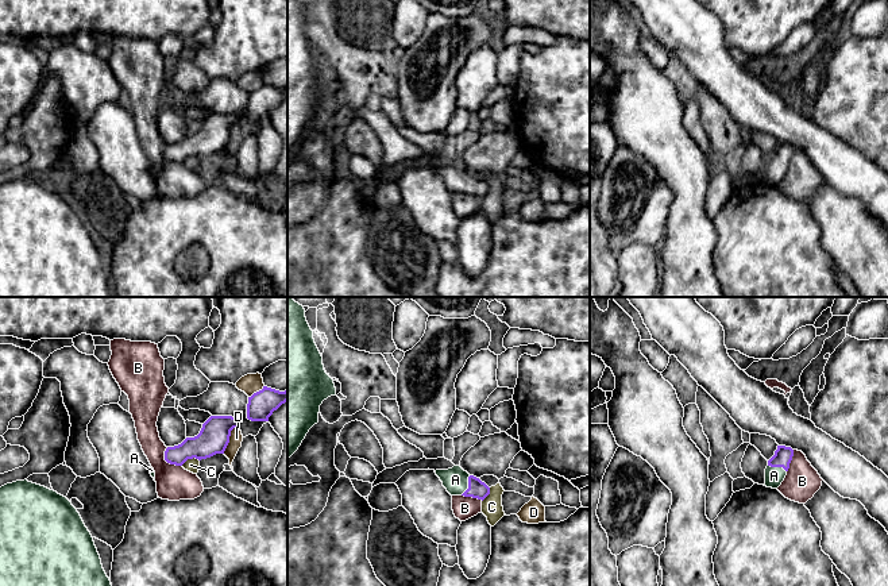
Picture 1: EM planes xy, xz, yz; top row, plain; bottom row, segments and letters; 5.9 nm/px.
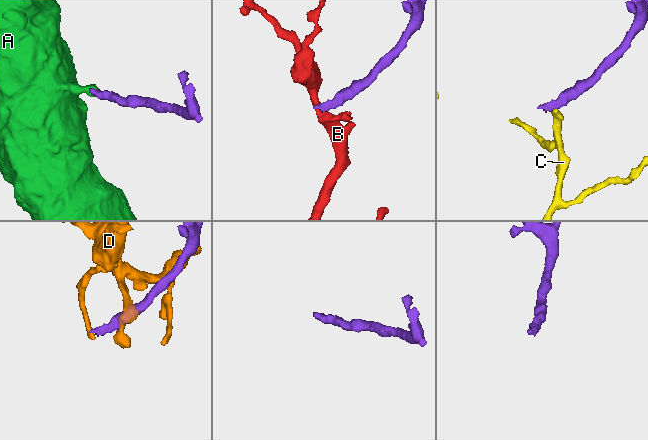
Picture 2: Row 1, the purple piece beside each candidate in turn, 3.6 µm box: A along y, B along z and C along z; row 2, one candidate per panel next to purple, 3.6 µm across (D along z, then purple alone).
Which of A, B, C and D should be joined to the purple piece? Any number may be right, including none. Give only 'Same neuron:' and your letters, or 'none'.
Same neuron: A

